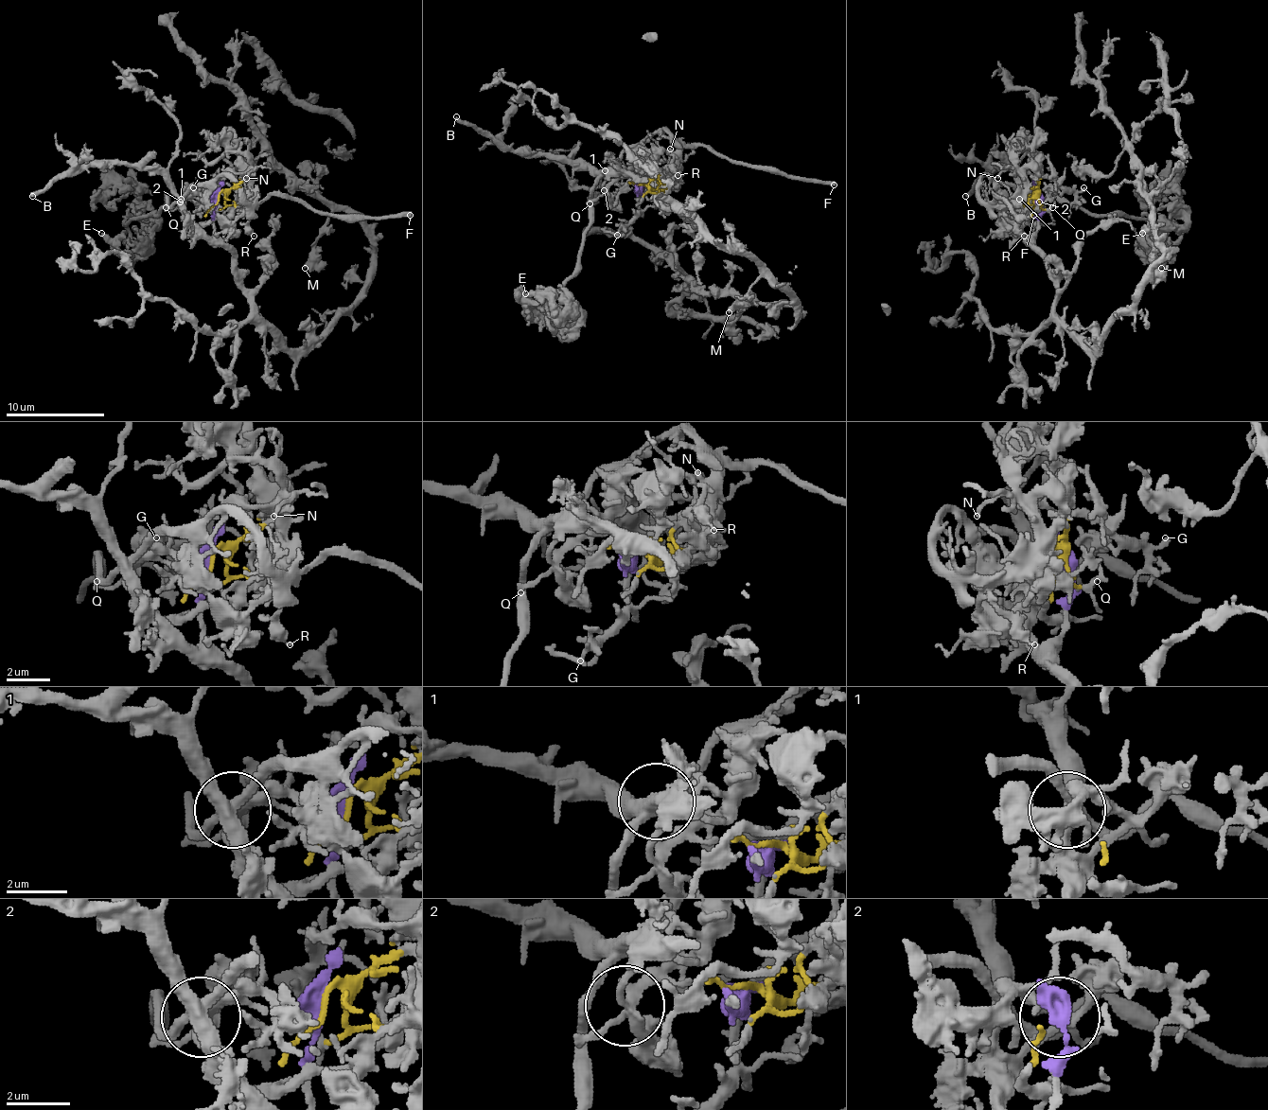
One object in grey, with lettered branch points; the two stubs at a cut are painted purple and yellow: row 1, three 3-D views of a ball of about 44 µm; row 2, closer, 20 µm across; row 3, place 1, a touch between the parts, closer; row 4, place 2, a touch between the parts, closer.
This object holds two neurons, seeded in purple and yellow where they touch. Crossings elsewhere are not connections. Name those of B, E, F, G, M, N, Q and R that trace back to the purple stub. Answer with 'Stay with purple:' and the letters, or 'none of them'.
Stay with purple: B, M

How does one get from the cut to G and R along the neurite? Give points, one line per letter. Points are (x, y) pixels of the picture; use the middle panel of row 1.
G: (641, 185), (666, 188), (673, 178), (666, 170), (656, 170), (641, 188), (639, 208), (626, 230), (616, 235)
R: (641, 185), (646, 185), (668, 170), (678, 176)

